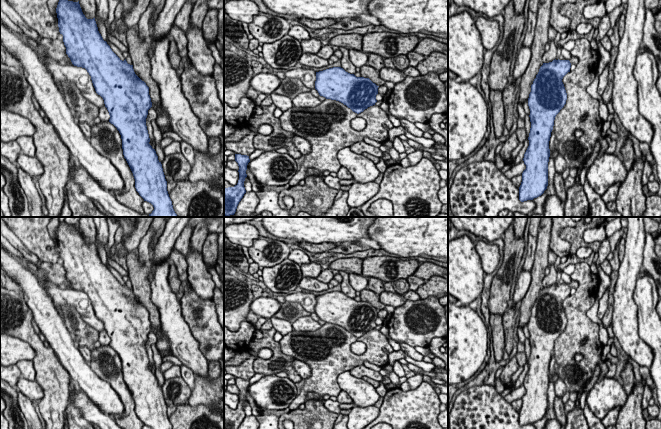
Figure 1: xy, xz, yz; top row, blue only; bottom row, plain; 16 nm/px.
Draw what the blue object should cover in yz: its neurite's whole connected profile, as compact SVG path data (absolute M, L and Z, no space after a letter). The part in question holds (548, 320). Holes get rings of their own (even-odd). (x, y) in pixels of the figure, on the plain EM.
M572 280L570 284L555 283L552 286L543 287L531 309L531 316L528 322L531 352L528 361L529 370L523 382L526 393L522 397L522 406L519 411L519 424L521 426L533 424L541 420L547 413L551 356L553 354L555 341L564 331L567 324L567 317L562 303L570 296L571 289L577 289L578 286L579 283Z

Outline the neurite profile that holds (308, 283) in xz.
M303 277L299 283L299 287L315 292L322 292L329 288L327 283L321 282L314 277Z

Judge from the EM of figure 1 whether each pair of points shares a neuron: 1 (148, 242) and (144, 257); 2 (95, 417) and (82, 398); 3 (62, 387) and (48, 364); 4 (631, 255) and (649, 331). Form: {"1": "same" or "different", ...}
{"1": "same", "2": "same", "3": "same", "4": "different"}

